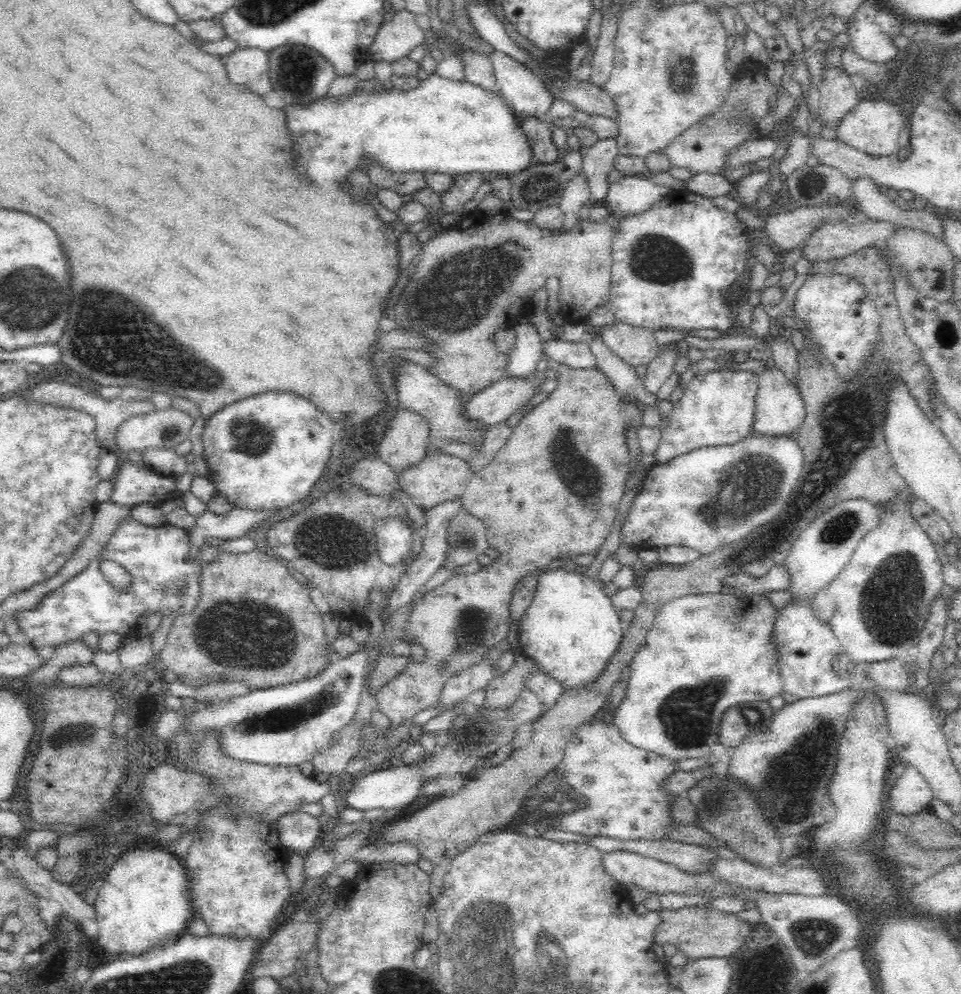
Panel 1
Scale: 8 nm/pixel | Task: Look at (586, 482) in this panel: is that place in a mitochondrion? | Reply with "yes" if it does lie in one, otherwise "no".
yes

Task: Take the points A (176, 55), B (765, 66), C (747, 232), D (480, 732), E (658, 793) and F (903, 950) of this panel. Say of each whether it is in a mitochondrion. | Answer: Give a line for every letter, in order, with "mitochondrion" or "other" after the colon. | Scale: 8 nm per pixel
A: other
B: other
C: other
D: mitochondrion
E: other
F: other

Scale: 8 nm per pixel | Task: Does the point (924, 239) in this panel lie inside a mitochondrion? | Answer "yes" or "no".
no

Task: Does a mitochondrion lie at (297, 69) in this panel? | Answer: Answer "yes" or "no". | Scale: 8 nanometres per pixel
yes

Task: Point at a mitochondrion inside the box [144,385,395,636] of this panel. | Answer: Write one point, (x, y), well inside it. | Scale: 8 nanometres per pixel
(320, 535)

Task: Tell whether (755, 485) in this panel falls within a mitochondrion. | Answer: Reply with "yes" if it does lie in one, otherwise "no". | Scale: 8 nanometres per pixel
yes

